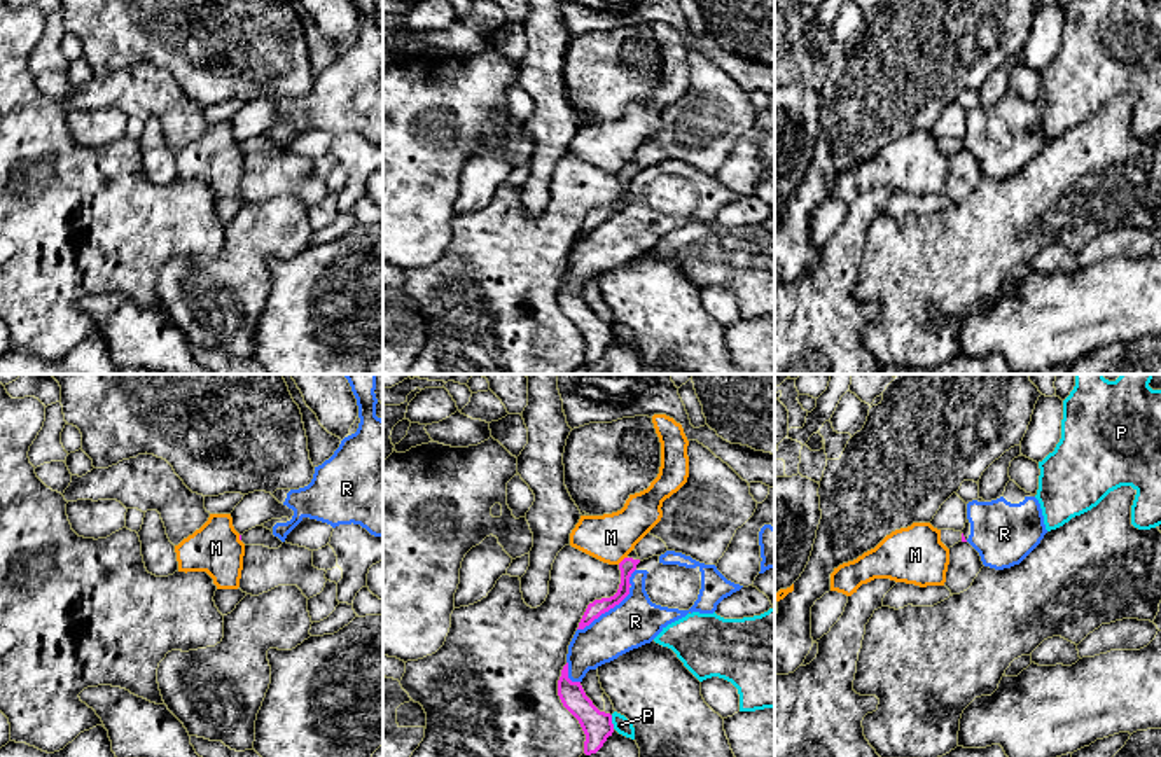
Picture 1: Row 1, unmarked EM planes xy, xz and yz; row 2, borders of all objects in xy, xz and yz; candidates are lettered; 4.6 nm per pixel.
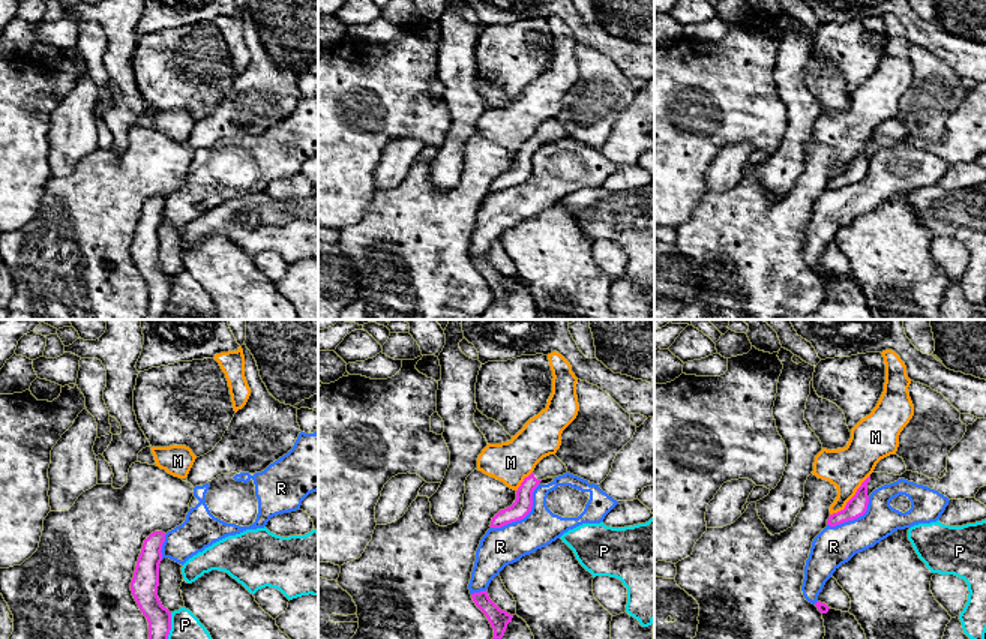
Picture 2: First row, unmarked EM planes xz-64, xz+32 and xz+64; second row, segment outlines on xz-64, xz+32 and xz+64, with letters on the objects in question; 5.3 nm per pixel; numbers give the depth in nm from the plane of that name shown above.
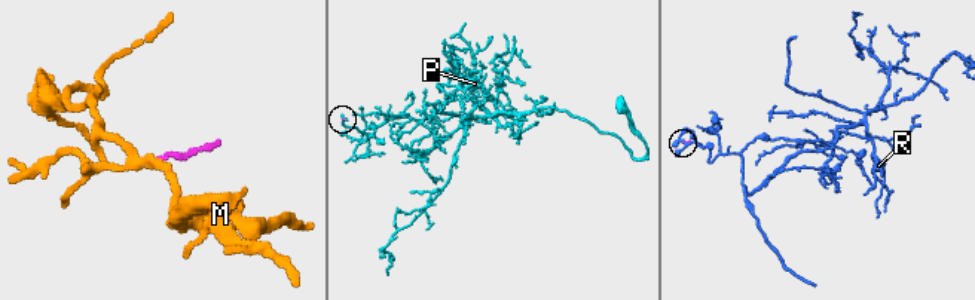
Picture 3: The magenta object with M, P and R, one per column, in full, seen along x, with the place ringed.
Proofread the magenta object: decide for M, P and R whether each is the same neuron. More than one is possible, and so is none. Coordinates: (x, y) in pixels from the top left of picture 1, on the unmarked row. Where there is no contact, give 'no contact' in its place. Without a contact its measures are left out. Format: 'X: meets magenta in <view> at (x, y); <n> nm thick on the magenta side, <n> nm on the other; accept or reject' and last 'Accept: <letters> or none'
M: meets magenta in xz at (623, 168); 80 nm thick on the magenta side, 220 nm on the other; reject
P: meets magenta in xz at (611, 331); 140 nm thick on the magenta side, 80 nm on the other; reject
R: meets magenta in xz at (605, 219); 80 nm thick on the magenta side, 220 nm on the other; reject
Accept: none

